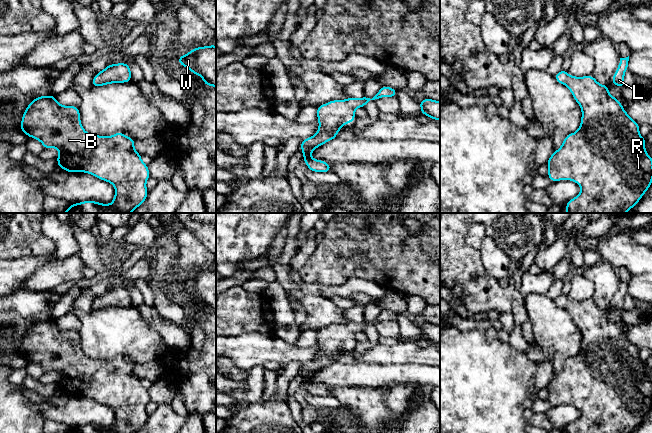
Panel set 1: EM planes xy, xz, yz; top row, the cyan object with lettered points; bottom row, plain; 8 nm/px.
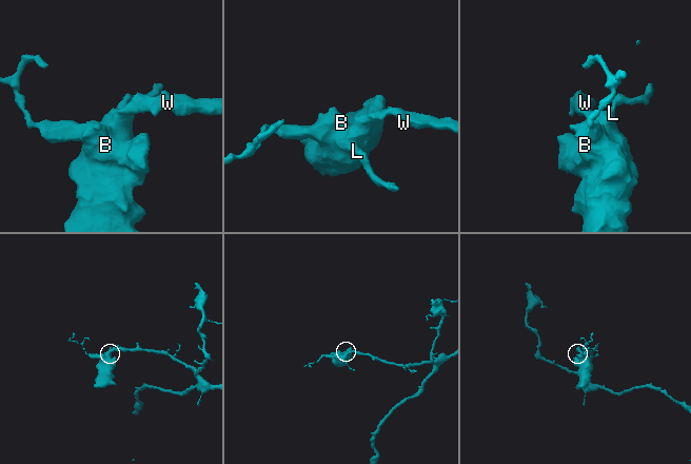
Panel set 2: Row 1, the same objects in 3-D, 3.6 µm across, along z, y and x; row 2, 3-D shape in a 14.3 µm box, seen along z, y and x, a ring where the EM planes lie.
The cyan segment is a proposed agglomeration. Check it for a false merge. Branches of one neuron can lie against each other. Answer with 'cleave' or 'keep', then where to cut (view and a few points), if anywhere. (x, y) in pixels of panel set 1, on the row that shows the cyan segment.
keep; no cut

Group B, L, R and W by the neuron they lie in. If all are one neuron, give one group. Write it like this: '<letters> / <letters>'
B L R W

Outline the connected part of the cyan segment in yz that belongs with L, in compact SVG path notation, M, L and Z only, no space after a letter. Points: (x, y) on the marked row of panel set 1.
M629 56L626 58L620 58L620 63L618 65L617 70L614 73L614 76L611 80L611 82L620 87L624 87L624 74L627 71L628 68L628 61L629 61Z

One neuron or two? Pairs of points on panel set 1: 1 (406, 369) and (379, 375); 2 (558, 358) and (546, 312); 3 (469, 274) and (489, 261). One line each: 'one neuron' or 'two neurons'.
1: one neuron
2: one neuron
3: two neurons

